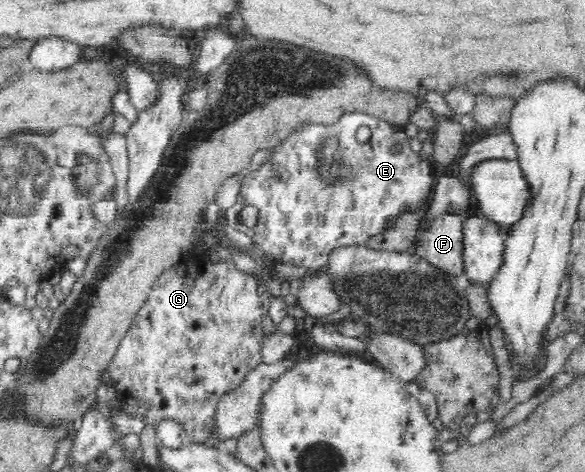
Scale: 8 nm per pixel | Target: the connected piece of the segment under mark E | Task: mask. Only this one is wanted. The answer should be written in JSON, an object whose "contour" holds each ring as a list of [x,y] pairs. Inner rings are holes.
{"contour":[[[367,112],[343,113],[338,121],[331,126],[325,126],[323,123],[311,123],[310,121],[303,122],[281,143],[271,148],[271,155],[269,155],[269,159],[263,165],[259,165],[255,171],[249,171],[246,176],[241,176],[237,201],[235,201],[231,208],[225,211],[225,225],[229,225],[229,227],[244,233],[252,240],[253,245],[261,248],[261,251],[265,252],[265,254],[273,256],[277,262],[293,263],[293,265],[299,266],[303,271],[310,268],[324,270],[328,261],[331,260],[331,255],[335,254],[335,251],[343,247],[352,247],[352,245],[364,246],[367,239],[378,234],[384,234],[387,229],[387,219],[391,215],[399,215],[399,213],[403,214],[406,212],[414,213],[424,206],[433,185],[435,177],[434,166],[431,161],[419,158],[419,155],[411,149],[409,141],[411,141],[411,138],[405,134],[402,128],[396,124],[387,123],[387,120],[379,119],[378,116],[372,116]],[[361,125],[367,125],[369,131],[371,131],[371,137],[366,143],[360,143],[356,139],[356,129]],[[247,207],[257,207],[257,223],[253,227],[247,227],[243,223],[243,211]]]}

